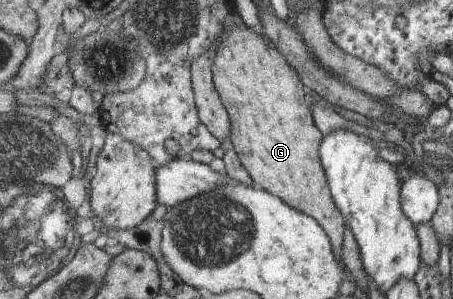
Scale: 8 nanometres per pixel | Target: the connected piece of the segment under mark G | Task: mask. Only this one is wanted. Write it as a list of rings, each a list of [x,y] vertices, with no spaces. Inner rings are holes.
[[[245,23],[237,27],[233,27],[231,31],[227,31],[221,41],[217,43],[217,47],[215,47],[213,56],[213,71],[214,71],[214,80],[217,86],[217,89],[220,93],[221,99],[229,112],[230,118],[232,119],[232,127],[230,133],[230,139],[233,141],[234,150],[238,154],[241,164],[246,168],[246,171],[249,173],[250,177],[254,181],[254,183],[259,183],[263,189],[267,189],[267,191],[271,191],[271,193],[275,193],[276,196],[280,196],[282,200],[285,200],[285,203],[288,203],[291,207],[296,208],[297,211],[301,211],[305,214],[308,214],[311,217],[314,217],[320,224],[321,227],[324,227],[325,231],[328,232],[329,239],[332,241],[333,251],[336,253],[337,258],[343,259],[343,253],[340,256],[339,251],[341,250],[341,245],[345,244],[345,231],[347,230],[346,219],[341,213],[341,209],[337,207],[336,200],[333,199],[333,193],[331,191],[331,185],[329,185],[328,175],[323,167],[321,156],[320,156],[320,145],[321,142],[324,141],[324,132],[317,129],[317,125],[313,123],[313,113],[311,111],[311,107],[309,107],[309,103],[307,103],[307,93],[305,93],[305,81],[301,79],[300,72],[297,71],[295,67],[291,63],[289,63],[289,59],[285,57],[285,53],[283,51],[279,51],[277,49],[277,45],[268,38],[265,33],[261,30],[260,27],[249,27]]]

